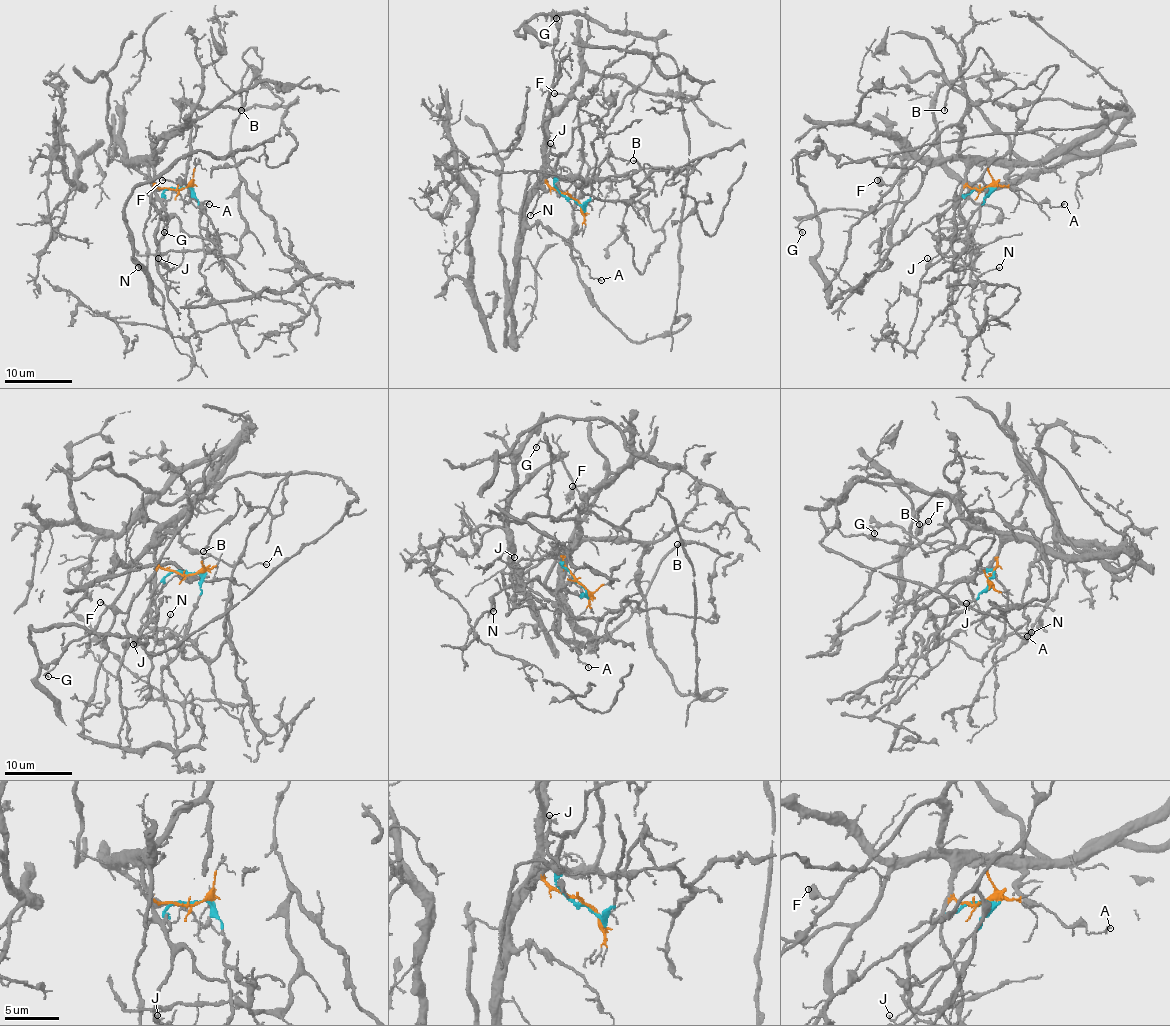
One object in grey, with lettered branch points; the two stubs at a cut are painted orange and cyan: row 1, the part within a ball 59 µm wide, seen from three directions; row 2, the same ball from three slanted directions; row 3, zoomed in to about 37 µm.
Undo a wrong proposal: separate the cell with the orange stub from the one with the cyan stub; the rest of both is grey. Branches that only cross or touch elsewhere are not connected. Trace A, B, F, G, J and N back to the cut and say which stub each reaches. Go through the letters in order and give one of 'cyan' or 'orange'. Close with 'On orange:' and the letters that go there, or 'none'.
A: orange
B: cyan
F: orange
G: orange
J: orange
N: orange
On orange: A, F, G, J, N

